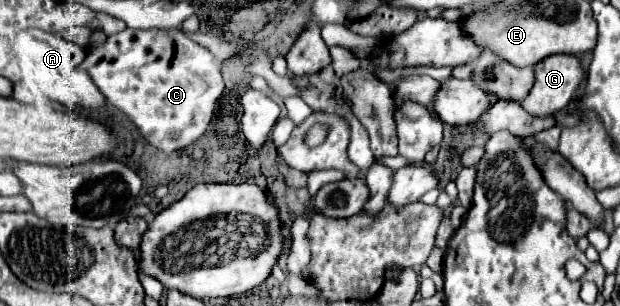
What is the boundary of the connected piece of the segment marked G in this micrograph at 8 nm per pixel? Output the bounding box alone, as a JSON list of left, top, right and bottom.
[520,54,584,116]

